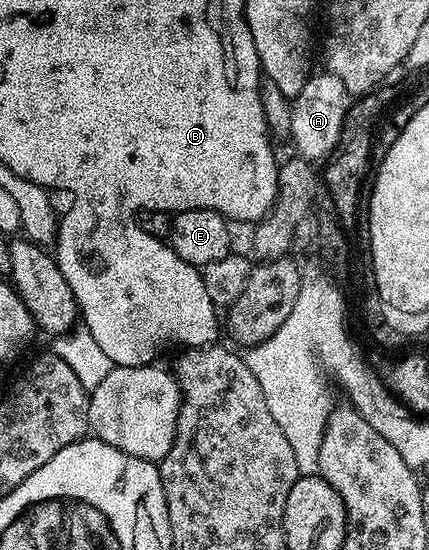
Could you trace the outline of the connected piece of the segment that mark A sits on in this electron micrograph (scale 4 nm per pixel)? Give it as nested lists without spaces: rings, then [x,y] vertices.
[[[323,70],[320,76],[308,75],[305,86],[290,101],[291,106],[291,134],[290,143],[295,143],[295,148],[300,157],[308,162],[326,161],[327,157],[337,146],[337,138],[341,138],[341,126],[345,122],[345,114],[349,107],[349,93],[345,90],[343,83],[333,73]]]

